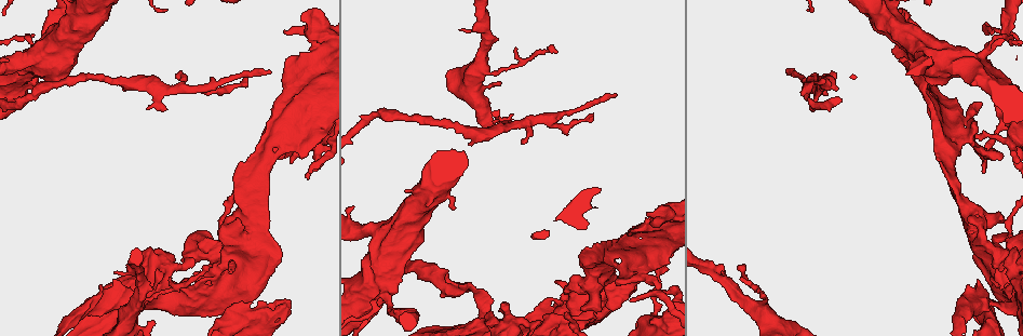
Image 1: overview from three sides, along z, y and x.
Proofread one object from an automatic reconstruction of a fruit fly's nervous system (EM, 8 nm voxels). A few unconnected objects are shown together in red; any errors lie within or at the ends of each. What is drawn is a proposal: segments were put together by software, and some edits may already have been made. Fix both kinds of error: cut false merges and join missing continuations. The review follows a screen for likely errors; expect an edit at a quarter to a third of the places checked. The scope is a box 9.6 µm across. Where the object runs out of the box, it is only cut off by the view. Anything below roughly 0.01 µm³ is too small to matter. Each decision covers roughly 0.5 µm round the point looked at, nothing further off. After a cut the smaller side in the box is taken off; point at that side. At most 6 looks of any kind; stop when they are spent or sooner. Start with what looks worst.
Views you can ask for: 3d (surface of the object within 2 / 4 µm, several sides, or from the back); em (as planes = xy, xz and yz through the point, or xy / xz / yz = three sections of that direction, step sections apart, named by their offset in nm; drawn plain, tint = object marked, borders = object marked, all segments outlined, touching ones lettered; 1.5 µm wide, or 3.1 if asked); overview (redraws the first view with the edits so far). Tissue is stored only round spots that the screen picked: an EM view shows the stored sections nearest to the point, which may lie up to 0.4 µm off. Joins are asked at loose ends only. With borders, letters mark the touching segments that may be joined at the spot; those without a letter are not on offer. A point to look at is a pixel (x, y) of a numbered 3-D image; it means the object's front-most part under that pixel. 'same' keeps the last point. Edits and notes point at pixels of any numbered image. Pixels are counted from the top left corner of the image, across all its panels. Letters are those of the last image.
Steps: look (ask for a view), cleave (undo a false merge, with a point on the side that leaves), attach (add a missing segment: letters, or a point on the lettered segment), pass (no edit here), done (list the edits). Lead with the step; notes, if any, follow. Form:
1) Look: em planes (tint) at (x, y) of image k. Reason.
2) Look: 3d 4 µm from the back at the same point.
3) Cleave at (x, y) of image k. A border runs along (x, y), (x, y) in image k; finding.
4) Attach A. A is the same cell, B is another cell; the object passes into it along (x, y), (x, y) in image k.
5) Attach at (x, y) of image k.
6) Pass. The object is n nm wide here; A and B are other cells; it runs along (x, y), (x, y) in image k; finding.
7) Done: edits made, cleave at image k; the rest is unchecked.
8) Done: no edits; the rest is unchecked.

Look: 3d 2 µm at (788, 69) of image 1. Branch stops here.

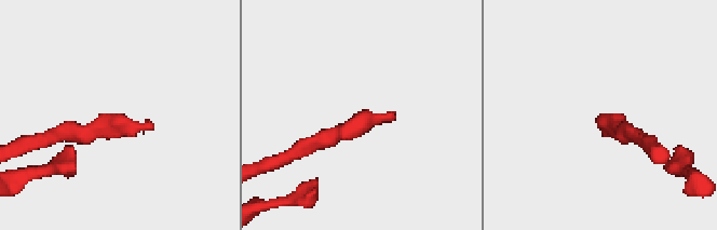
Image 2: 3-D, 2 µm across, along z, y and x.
Look: em xz step 8 (tint) at (601, 118) of image 2. Now the EM.

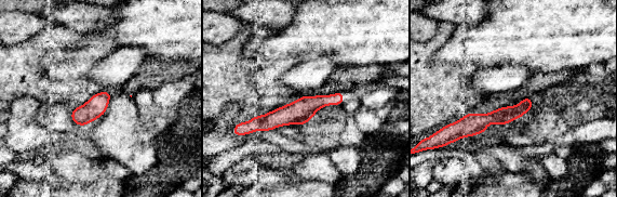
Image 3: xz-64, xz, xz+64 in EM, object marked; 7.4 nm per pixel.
Look: em planes (borders) at the same point. Another direction.

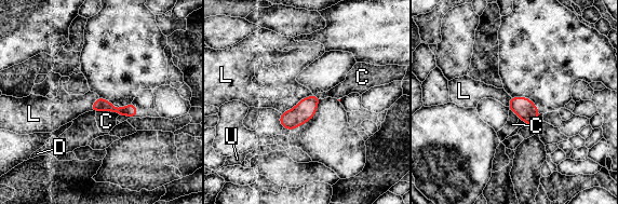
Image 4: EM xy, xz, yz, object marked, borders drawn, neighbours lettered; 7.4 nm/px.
Pass. C, D, L and U are other cells; it runs along (94, 108), (110, 107), (134, 112) in image 4; none of them fits.

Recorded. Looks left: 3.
Look: 3d 4 µm at (454, 209) of image 1. Branch stops here.

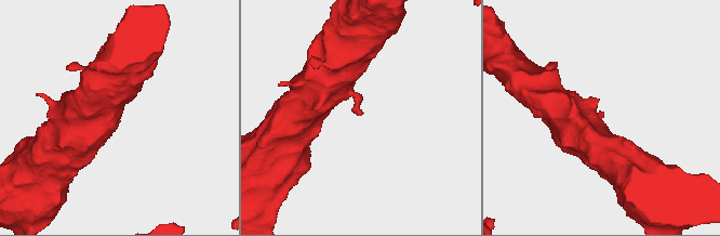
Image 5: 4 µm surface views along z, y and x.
Look: em xz step 4 (borders) at (602, 114) of image 5.

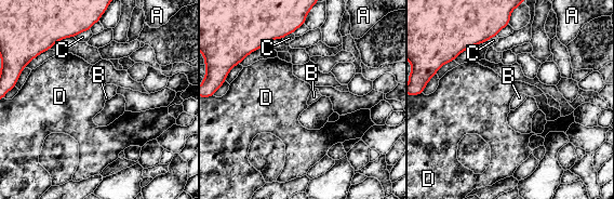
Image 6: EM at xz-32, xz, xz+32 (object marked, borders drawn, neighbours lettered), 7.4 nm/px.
Look: em planes (borders) at the same point. Cut it another way.

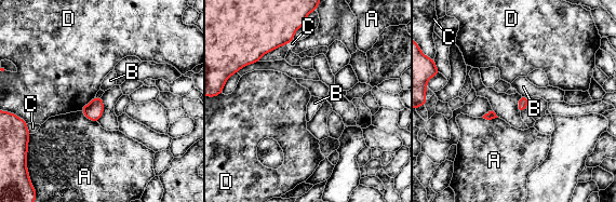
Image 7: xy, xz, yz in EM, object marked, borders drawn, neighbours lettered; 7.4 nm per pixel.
Pass. The longest contact is with D, 160 nm; A, B, C and D are other cells; no lettered segment goes on from it.

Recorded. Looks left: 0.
Done: no edits; the rest is unchecked.

